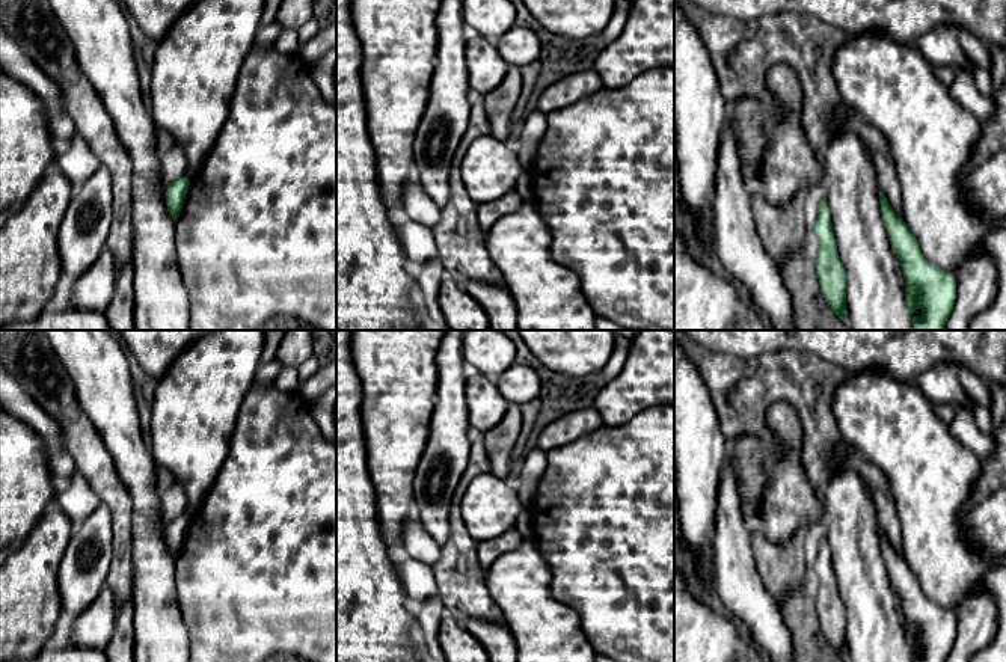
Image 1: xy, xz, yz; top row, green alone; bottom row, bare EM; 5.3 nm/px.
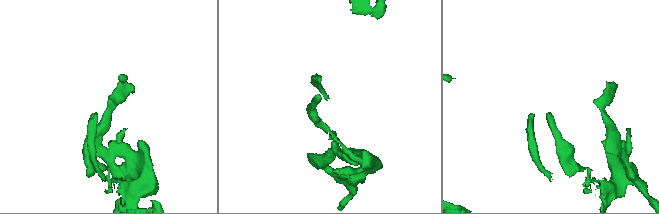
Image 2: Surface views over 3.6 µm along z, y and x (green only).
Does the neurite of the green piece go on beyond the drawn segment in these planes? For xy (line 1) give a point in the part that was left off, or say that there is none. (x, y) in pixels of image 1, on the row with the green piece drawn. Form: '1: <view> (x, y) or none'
1: none

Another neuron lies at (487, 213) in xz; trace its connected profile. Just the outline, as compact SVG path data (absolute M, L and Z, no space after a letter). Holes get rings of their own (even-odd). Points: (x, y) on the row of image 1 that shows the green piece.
M516 190L492 202L477 204L477 219L484 232L502 216L513 213L520 204L522 198Z

